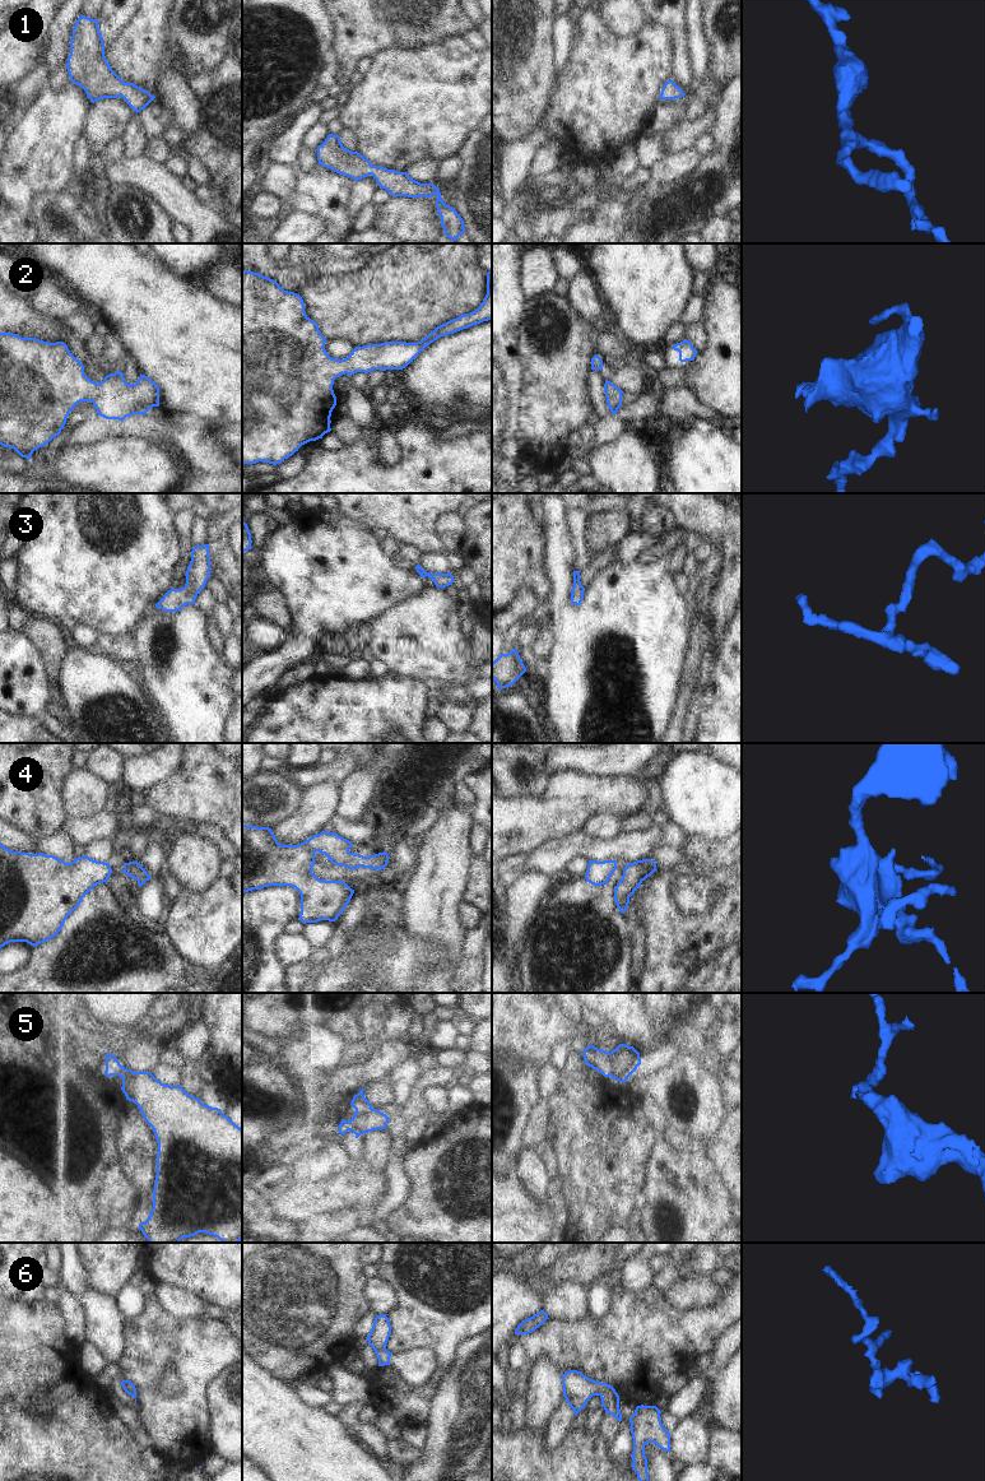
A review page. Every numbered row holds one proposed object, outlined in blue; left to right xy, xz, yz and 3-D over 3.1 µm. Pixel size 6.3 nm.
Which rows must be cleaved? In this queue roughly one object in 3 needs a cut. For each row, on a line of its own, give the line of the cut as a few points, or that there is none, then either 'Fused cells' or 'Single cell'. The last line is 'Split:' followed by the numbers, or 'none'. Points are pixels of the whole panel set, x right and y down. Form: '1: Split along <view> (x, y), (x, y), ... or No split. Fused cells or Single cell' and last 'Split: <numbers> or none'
1: No split. Single cell
2: No split. Single cell
3: No split. Single cell
4: No split. Single cell
5: Split along yz (608, 1053), (608, 1069), (611, 1075). Fused cells
6: No split. Single cell
Split: 5.

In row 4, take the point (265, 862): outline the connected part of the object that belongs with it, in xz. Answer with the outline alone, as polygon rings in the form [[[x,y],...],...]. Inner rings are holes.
[[[242,823],[242,892],[261,890],[269,886],[291,886],[301,895],[299,920],[317,923],[320,920],[335,921],[348,906],[354,890],[344,881],[320,879],[312,873],[315,853],[325,854],[331,864],[357,869],[359,867],[375,871],[385,869],[389,862],[386,851],[363,856],[350,853],[352,842],[335,832],[321,831],[298,845],[282,845],[271,828],[247,826]]]

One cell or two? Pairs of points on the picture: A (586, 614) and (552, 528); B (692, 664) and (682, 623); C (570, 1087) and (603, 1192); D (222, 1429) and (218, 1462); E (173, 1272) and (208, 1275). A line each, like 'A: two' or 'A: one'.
A: one
B: two
C: one
D: two
E: one

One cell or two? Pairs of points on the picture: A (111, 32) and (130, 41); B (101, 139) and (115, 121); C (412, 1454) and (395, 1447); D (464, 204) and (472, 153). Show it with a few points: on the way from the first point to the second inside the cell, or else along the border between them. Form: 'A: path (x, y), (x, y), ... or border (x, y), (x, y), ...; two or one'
A: border (136, 13), (128, 26), (105, 46); two
B: path (101, 135), (111, 125); one
C: path (408, 1454), (403, 1454), (399, 1451); one
D: path (474, 191), (474, 166); one

